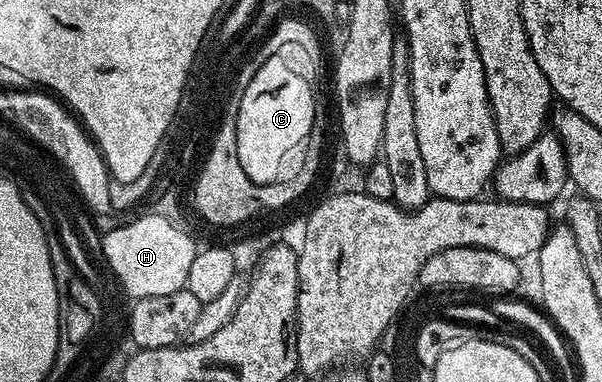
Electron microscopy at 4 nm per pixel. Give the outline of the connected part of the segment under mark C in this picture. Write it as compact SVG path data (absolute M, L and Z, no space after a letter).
M284 58L268 59L251 78L248 91L243 93L238 111L238 161L243 172L255 183L275 182L280 161L306 142L304 139L313 127L317 107L313 104L313 91L304 77Z

